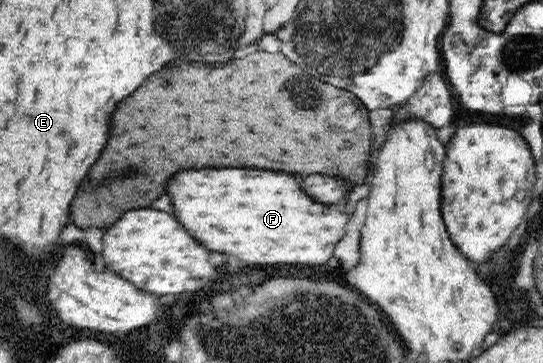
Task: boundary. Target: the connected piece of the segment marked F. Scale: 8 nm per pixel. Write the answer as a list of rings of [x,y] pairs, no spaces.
[[[204,168],[204,170],[190,170],[190,172],[180,172],[176,174],[170,182],[168,182],[168,194],[172,196],[172,204],[174,204],[174,210],[176,210],[176,218],[178,222],[200,242],[204,244],[208,250],[214,250],[214,252],[224,252],[224,254],[230,254],[230,256],[236,256],[240,258],[242,262],[246,264],[324,264],[332,258],[332,252],[334,252],[334,246],[336,242],[344,236],[344,228],[346,228],[346,222],[348,222],[348,214],[344,214],[342,210],[338,210],[336,206],[332,204],[322,204],[322,202],[316,202],[312,196],[308,196],[298,178],[294,174],[286,174],[286,172],[268,172],[268,170],[244,170],[244,168]]]

